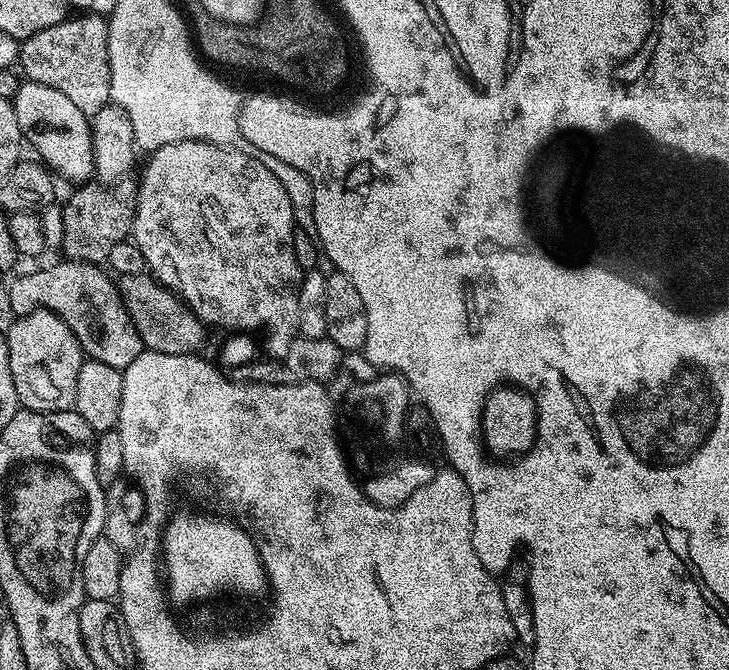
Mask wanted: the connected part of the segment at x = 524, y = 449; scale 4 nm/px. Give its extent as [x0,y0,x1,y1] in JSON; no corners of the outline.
[480,378,540,462]

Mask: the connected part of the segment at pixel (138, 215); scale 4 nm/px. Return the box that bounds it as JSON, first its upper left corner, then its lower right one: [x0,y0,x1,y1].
[130,140,302,358]

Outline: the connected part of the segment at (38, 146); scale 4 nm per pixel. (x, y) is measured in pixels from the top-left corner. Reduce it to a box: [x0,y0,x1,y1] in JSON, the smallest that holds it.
[11,79,93,186]

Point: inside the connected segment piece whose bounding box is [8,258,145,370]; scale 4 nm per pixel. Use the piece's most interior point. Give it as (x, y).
(85, 298)

